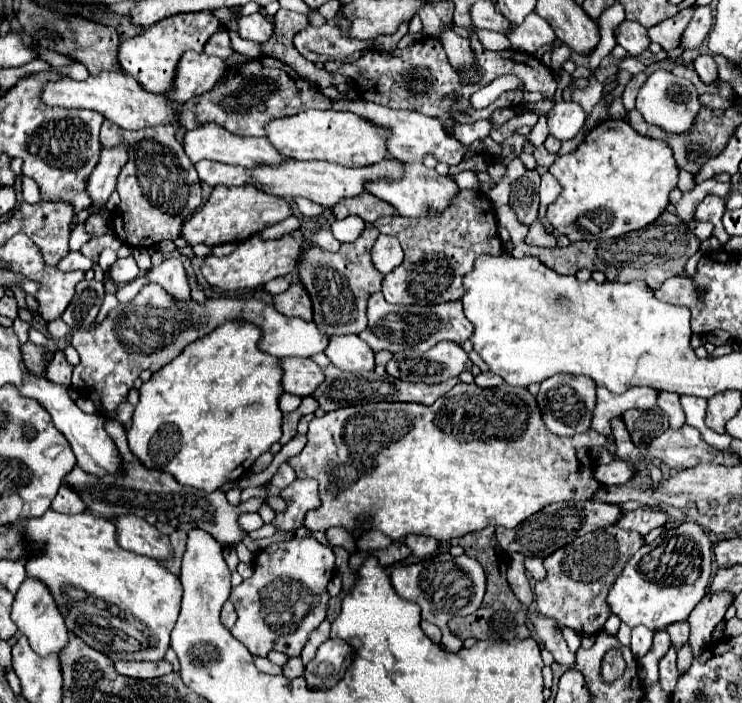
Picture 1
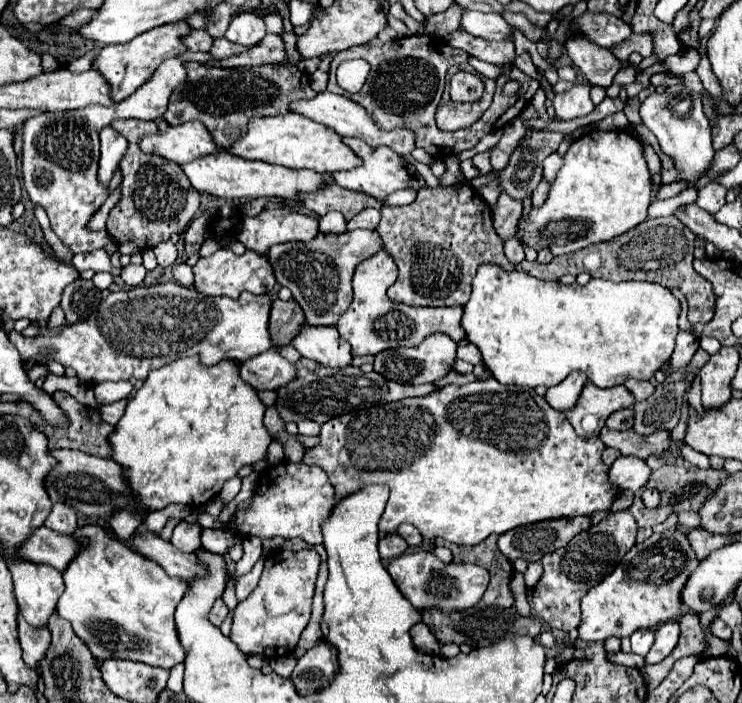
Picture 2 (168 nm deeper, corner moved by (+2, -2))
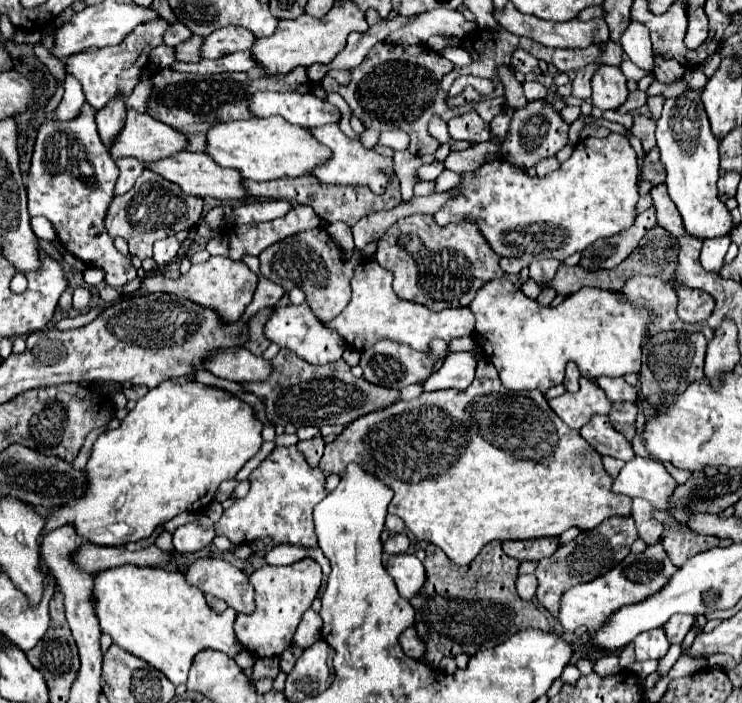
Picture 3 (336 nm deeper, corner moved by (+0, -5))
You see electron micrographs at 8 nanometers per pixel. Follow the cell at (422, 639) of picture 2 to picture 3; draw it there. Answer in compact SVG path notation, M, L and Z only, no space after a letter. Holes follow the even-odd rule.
M410 626L410 628L406 628L406 630L402 632L402 636L400 636L400 646L402 646L402 650L404 650L408 656L412 656L412 658L416 658L416 660L420 660L420 658L426 654L426 642L418 636L418 632L416 632L414 626Z

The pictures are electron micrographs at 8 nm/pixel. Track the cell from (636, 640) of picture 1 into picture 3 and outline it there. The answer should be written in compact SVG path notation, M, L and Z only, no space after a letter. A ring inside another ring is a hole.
M662 628L642 632L640 636L634 638L634 646L636 646L636 660L664 658L664 654L670 648L670 644L668 644Z

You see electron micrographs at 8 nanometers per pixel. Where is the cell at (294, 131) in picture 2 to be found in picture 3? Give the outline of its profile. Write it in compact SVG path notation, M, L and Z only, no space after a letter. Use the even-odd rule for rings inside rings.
M278 116L222 122L210 128L206 152L220 166L240 170L242 178L246 180L278 180L310 176L314 168L326 164L332 158L330 148L318 142L306 128L290 124Z

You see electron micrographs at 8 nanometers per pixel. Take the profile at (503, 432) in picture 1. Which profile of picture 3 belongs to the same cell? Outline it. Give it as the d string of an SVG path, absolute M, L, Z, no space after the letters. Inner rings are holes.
M476 378L466 390L436 390L436 392L424 392L420 398L414 400L400 400L384 410L360 416L358 420L354 420L352 424L348 424L334 442L326 444L324 456L320 460L320 470L324 472L324 476L340 476L346 474L346 466L356 462L360 468L364 470L372 470L374 468L374 476L378 480L382 480L386 486L390 486L394 490L394 498L390 502L390 514L398 514L404 522L406 528L418 538L418 540L426 540L432 542L436 546L440 546L446 554L450 554L450 558L456 564L468 564L472 562L478 552L492 540L526 540L526 538L540 538L540 536L560 536L564 530L578 526L582 530L590 530L594 526L598 526L600 522L604 522L610 516L630 516L630 506L632 500L628 496L622 494L614 494L610 490L612 486L612 478L606 474L604 466L602 466L602 456L580 436L578 430L568 428L550 408L550 404L546 402L544 394L540 390L530 390L530 392L510 392L506 390L500 380L486 380L486 378Z

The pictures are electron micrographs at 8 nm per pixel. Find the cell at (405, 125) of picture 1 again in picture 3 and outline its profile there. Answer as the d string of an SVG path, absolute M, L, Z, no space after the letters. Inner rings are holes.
M258 92L250 98L250 110L254 116L282 116L292 124L304 128L318 128L326 124L340 124L340 110L314 94L280 94L280 92Z

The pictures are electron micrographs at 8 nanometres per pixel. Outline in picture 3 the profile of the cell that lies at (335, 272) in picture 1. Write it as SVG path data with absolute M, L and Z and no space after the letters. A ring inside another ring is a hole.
M324 228L306 230L300 234L294 234L270 248L266 248L260 256L260 274L276 284L280 284L286 292L292 288L300 288L306 294L306 304L312 308L314 316L320 322L332 322L350 302L350 280L354 276L354 270L366 256L354 248L352 258L344 260L342 248L330 238L330 234Z

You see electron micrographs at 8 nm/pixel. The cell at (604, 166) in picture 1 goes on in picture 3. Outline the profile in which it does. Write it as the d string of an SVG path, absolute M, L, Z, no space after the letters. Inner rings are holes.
M610 134L608 138L584 138L576 144L572 156L560 164L558 170L542 176L530 178L526 172L516 170L504 158L496 158L480 166L476 172L462 174L462 194L450 200L440 212L434 214L438 224L448 224L454 220L470 218L480 224L482 234L500 256L520 258L528 264L534 260L556 258L566 260L574 252L586 250L600 238L610 238L620 234L622 230L630 228L636 218L636 204L638 204L638 182L640 182L640 166L638 156L628 142L628 138L620 134Z

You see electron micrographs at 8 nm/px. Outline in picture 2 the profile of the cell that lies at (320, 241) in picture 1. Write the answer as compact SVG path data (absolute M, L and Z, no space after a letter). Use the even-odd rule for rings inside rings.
M264 209L258 217L244 217L240 227L240 243L264 255L272 245L284 241L310 241L318 233L314 217L290 209Z

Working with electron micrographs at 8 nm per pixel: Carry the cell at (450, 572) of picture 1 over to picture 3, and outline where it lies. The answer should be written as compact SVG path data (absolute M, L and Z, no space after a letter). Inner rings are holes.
M414 554L390 556L386 572L394 578L400 596L406 600L416 596L426 586L426 568Z

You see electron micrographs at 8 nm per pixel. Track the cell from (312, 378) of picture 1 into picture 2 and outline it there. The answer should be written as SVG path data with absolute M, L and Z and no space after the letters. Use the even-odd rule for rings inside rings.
M276 351L260 353L254 359L240 361L238 371L240 371L240 377L258 391L278 389L280 385L284 385L296 377L294 363L286 361Z

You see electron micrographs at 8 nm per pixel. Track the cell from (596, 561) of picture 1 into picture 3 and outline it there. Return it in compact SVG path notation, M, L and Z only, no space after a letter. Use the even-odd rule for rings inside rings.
M632 516L608 518L606 522L598 524L594 530L580 532L572 542L562 544L554 556L538 562L538 568L536 568L536 578L538 578L536 598L538 598L538 602L558 620L562 594L568 588L582 584L582 582L590 582L590 580L602 576L604 572L612 570L616 564L620 564L630 554L630 546L636 538L638 538L638 532L636 532Z

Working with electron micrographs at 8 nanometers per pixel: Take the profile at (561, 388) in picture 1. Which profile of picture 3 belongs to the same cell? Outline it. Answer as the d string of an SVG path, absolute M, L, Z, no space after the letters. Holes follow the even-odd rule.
M570 362L570 366L566 366L566 378L564 378L564 386L566 386L566 390L568 392L576 392L578 390L578 380L580 380L580 370L578 370L578 366L574 364L574 362Z

